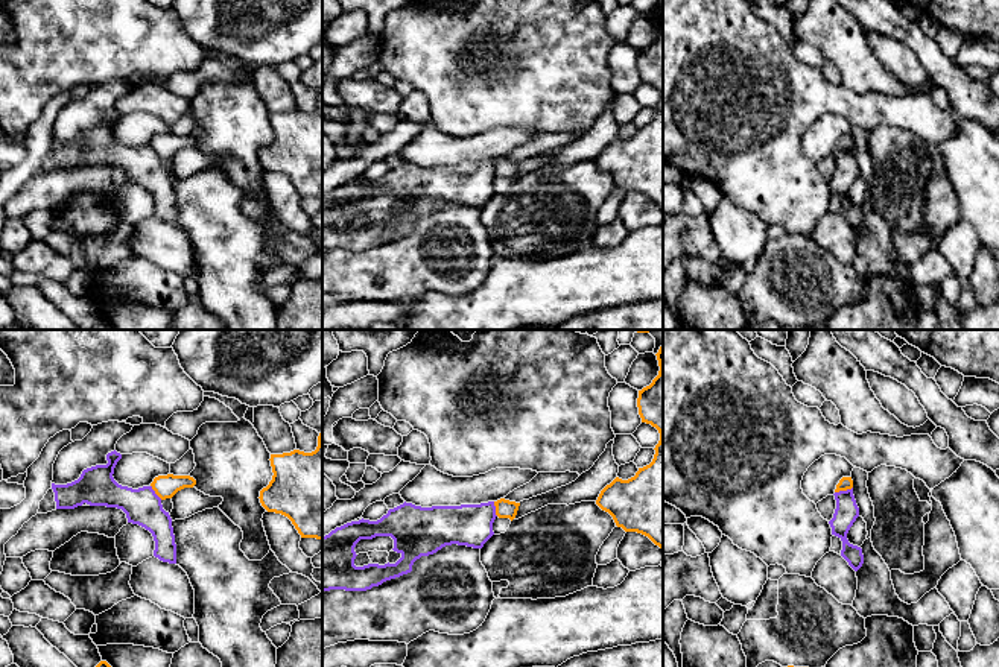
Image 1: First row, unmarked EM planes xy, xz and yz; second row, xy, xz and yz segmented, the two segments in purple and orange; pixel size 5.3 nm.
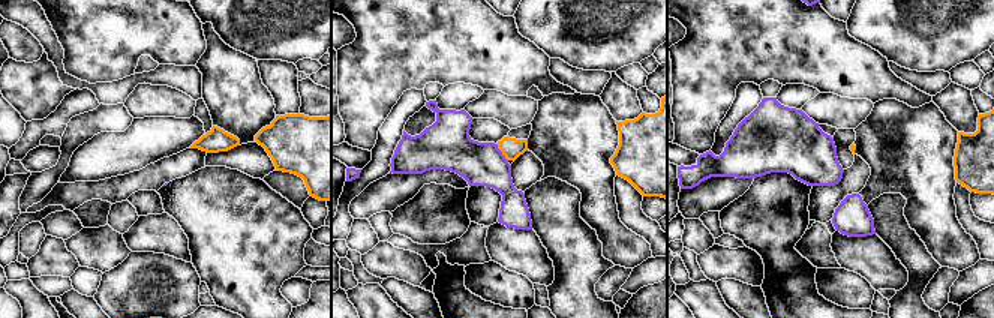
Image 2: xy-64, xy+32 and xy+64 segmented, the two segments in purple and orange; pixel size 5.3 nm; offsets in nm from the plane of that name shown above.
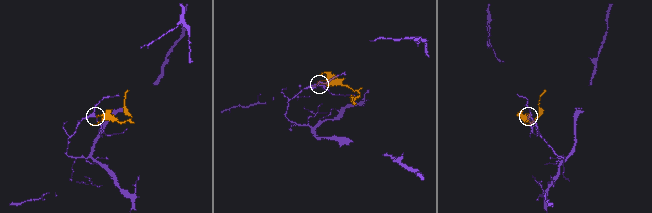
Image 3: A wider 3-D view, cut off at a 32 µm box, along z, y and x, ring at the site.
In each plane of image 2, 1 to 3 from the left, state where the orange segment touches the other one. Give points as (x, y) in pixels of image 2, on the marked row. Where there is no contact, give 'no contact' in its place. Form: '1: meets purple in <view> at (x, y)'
1: no contact
2: meets purple in xy+32 at (501, 153)
3: no contact

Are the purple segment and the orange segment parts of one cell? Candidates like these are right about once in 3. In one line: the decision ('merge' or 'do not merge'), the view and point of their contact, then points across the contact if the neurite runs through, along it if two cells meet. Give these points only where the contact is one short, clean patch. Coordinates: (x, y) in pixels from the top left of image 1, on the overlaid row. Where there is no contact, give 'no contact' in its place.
do not merge; meets purple in yz at (843, 491)

